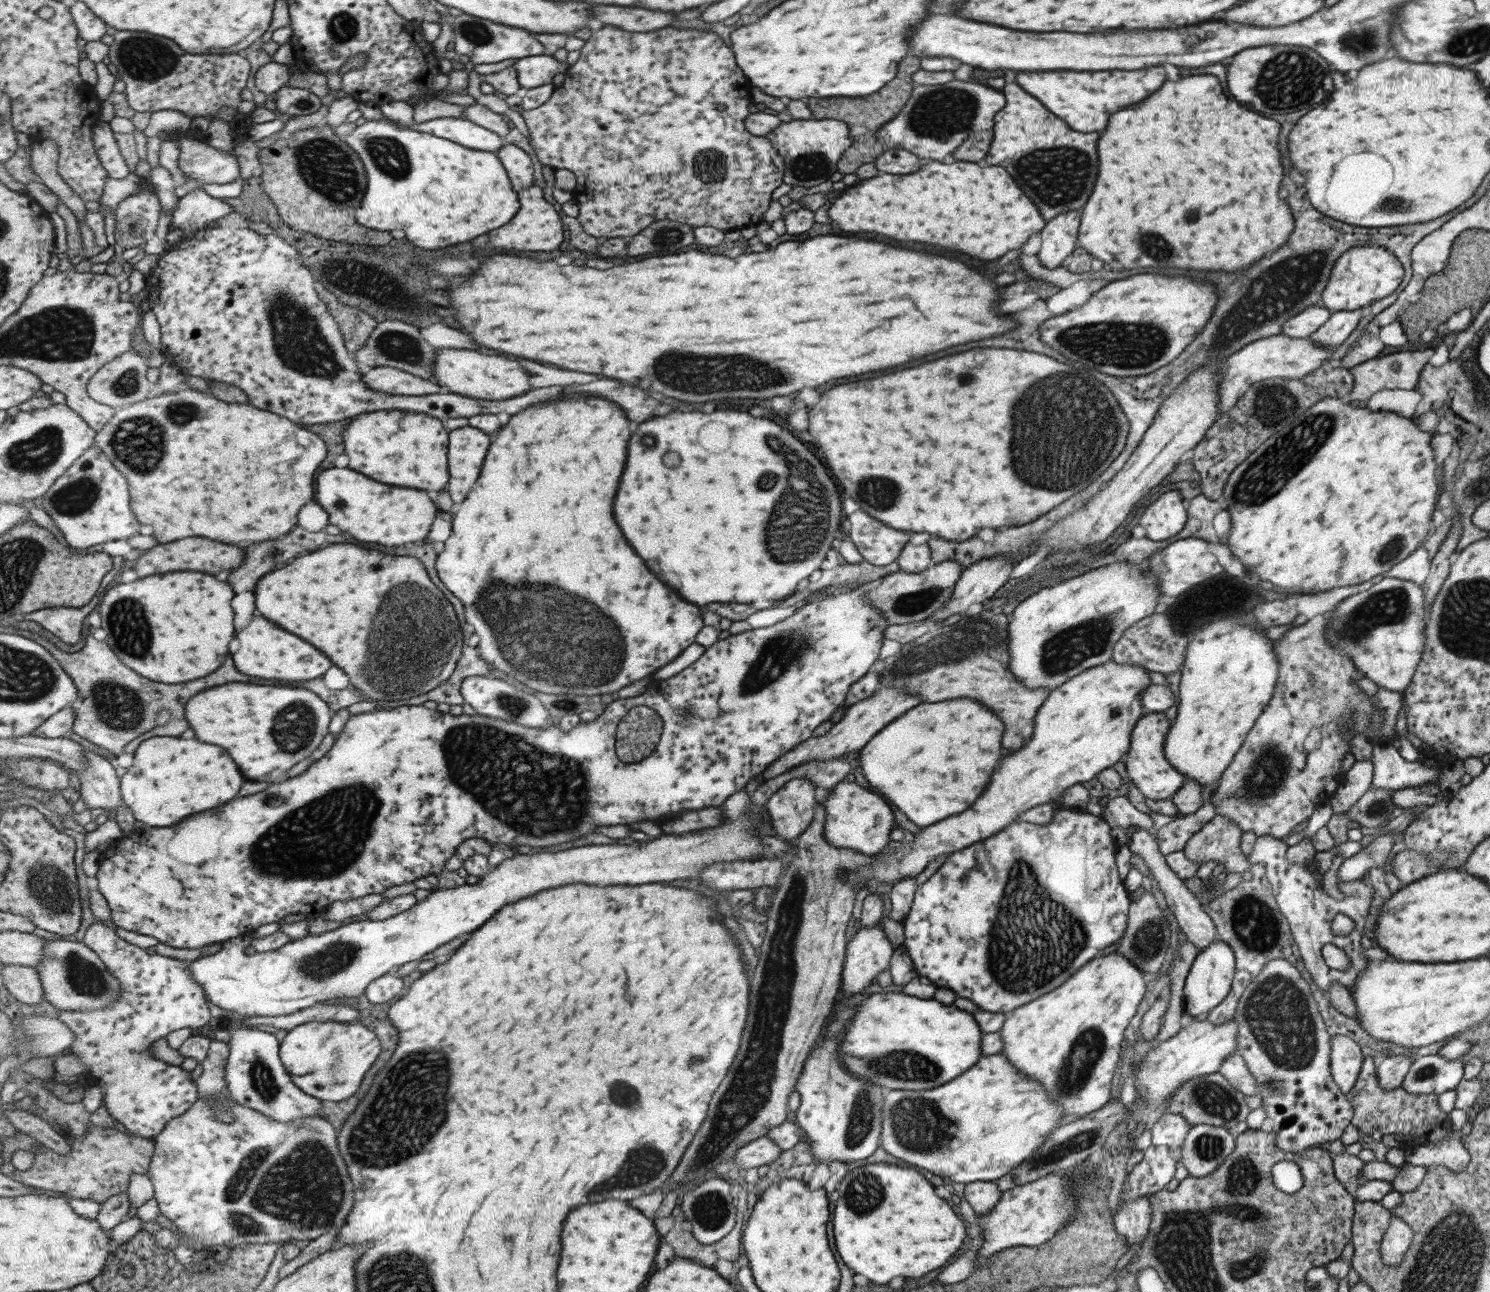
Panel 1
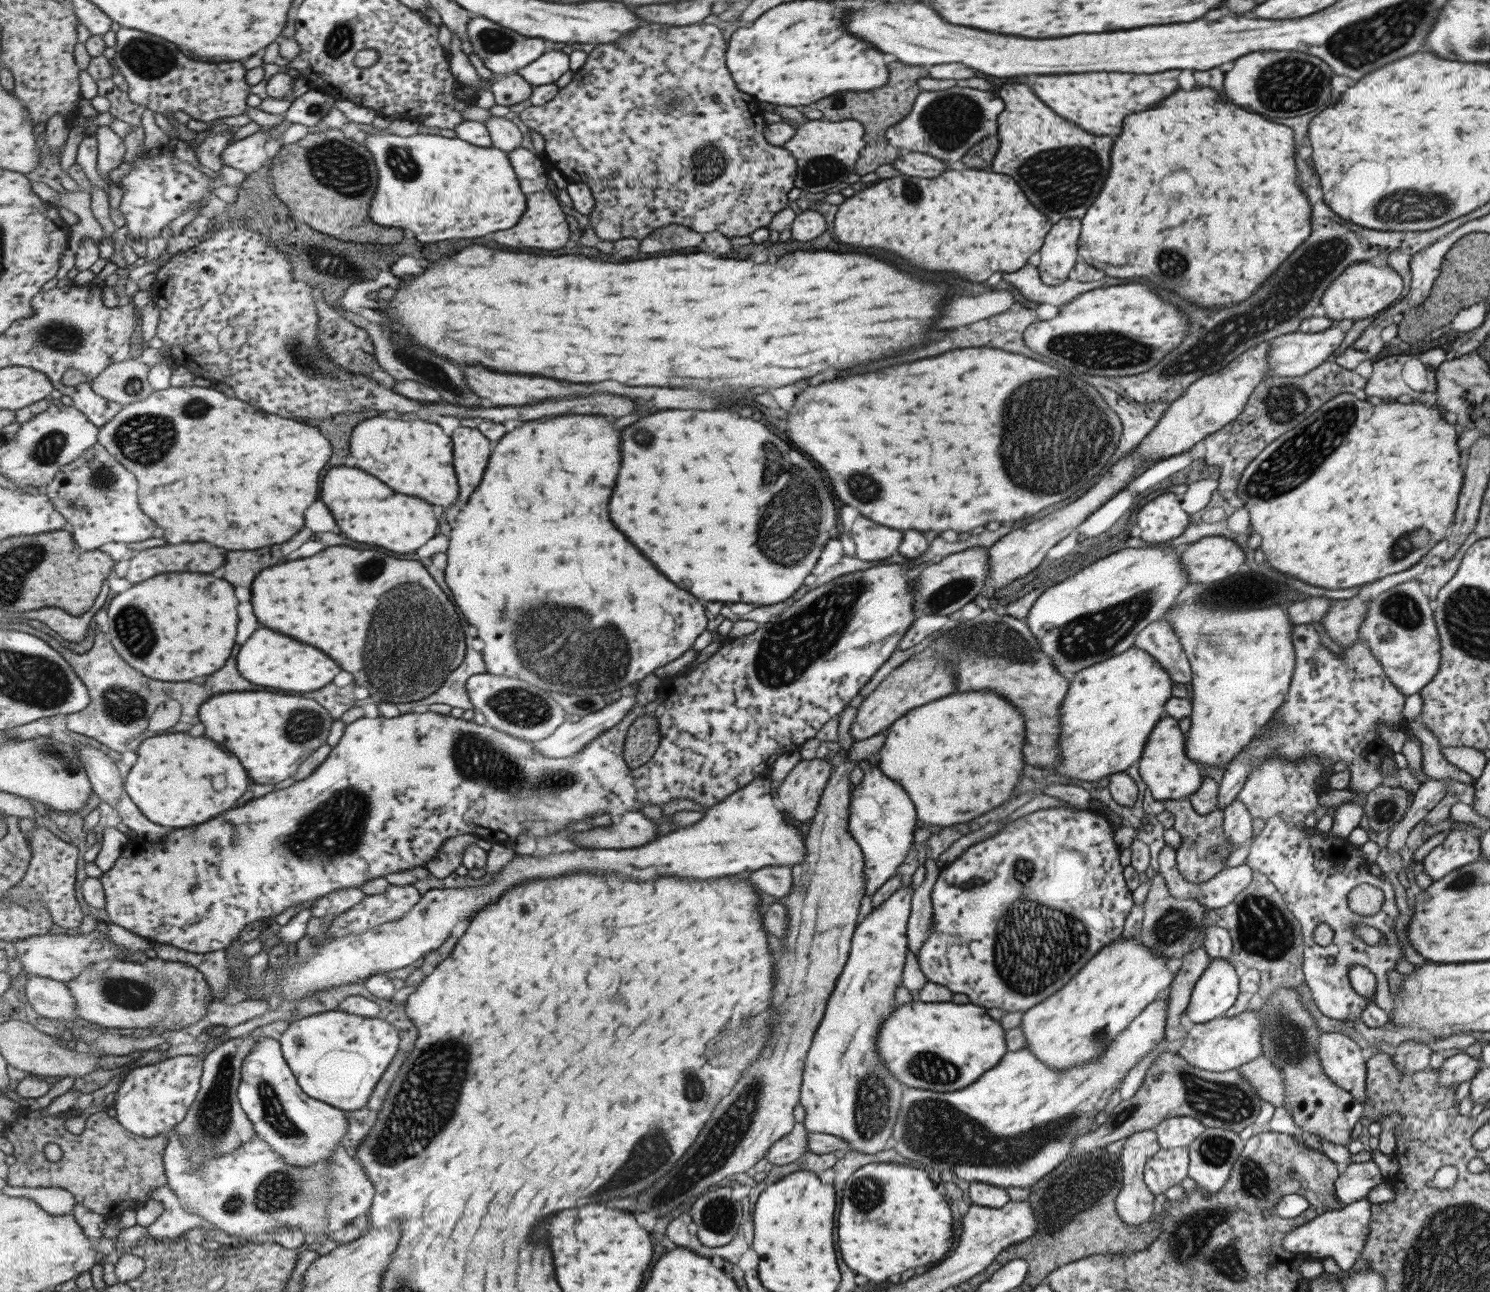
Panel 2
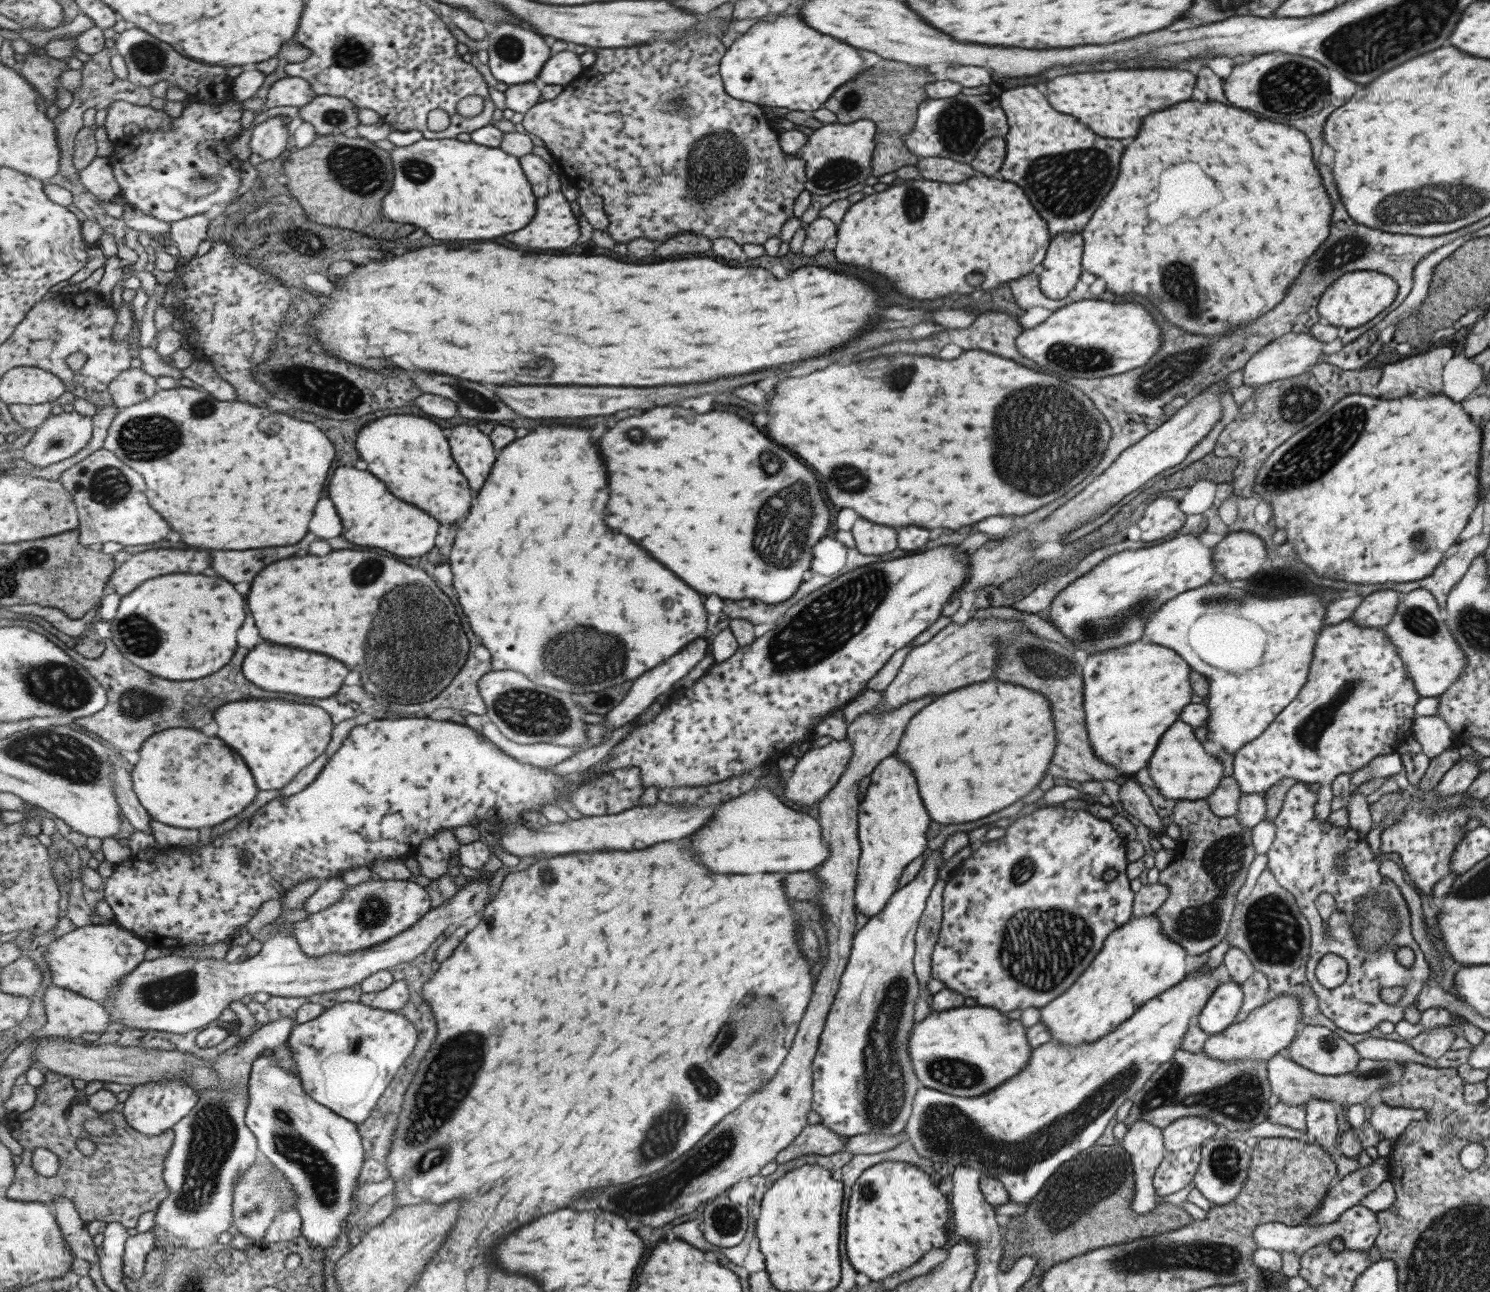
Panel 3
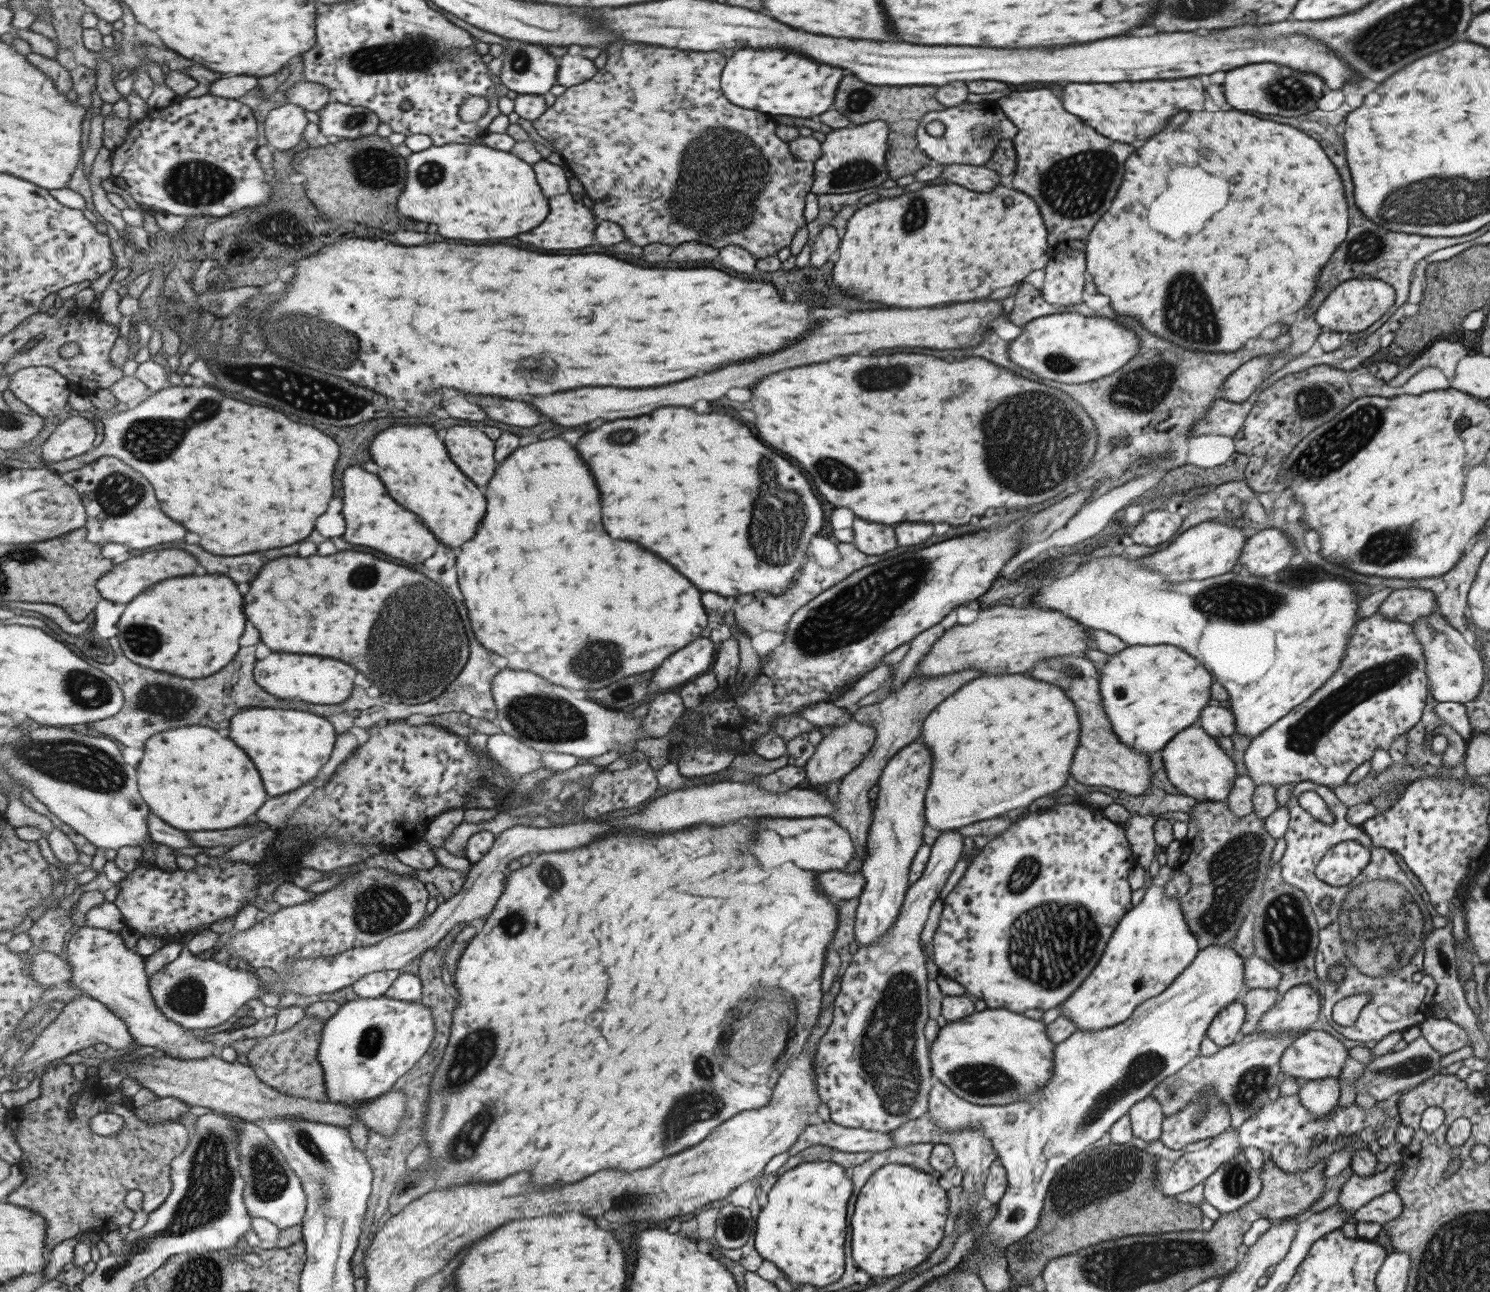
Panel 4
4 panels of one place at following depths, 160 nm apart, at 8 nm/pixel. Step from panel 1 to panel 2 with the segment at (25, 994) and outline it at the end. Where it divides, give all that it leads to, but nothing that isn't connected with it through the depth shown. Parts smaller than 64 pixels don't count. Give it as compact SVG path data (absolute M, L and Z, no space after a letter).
M28 975L24 990L28 1002L39 1014L42 1019L53 1019L53 1020L75 1020L79 1017L76 1013L76 1000L71 992L71 989L64 983L55 980L53 977L40 977L35 975Z

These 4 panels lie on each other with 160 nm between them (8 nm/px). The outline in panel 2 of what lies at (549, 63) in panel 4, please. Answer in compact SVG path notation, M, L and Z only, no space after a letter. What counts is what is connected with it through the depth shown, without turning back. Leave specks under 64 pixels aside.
M475 17L468 22L468 40L484 66L500 76L513 74L519 68L535 62L545 54L545 39L527 37L487 17Z

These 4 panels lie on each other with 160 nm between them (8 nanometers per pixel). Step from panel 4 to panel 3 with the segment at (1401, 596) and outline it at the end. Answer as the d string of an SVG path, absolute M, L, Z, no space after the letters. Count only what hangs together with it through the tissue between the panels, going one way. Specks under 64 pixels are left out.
M1393 588L1369 593L1353 609L1349 619L1357 626L1382 627L1393 614L1400 596Z

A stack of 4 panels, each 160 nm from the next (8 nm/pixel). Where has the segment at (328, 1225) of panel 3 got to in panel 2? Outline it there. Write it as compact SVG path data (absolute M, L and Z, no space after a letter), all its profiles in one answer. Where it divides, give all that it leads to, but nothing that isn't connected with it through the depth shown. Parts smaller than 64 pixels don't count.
M259 1039L252 1053L243 1061L238 1097L256 1134L291 1165L308 1167L319 1161L328 1163L335 1152L343 1148L349 1132L348 1116L344 1110L310 1097L302 1089L296 1074L285 1060L278 1039Z

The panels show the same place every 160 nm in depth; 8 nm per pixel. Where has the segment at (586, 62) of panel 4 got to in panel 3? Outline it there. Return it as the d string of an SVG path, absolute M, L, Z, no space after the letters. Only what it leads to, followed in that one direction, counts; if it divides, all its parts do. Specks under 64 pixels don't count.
M560 51L544 64L538 78L547 85L563 85L566 87L572 80L578 78L585 67L579 60L579 55L571 51Z

